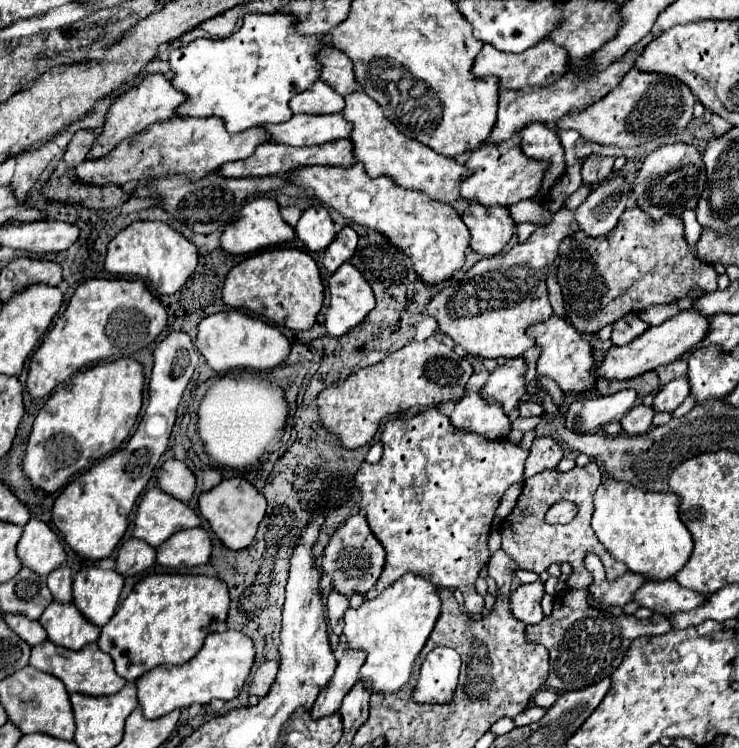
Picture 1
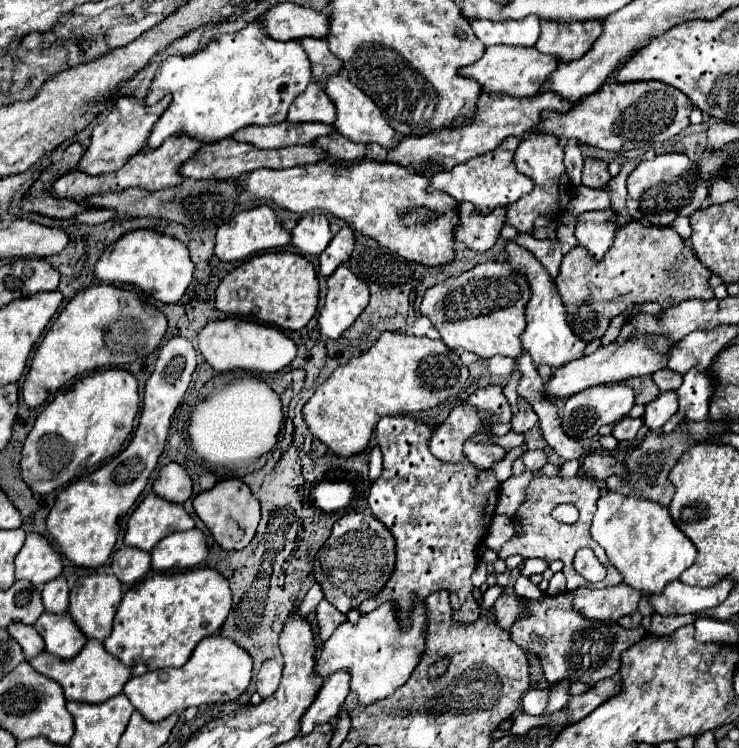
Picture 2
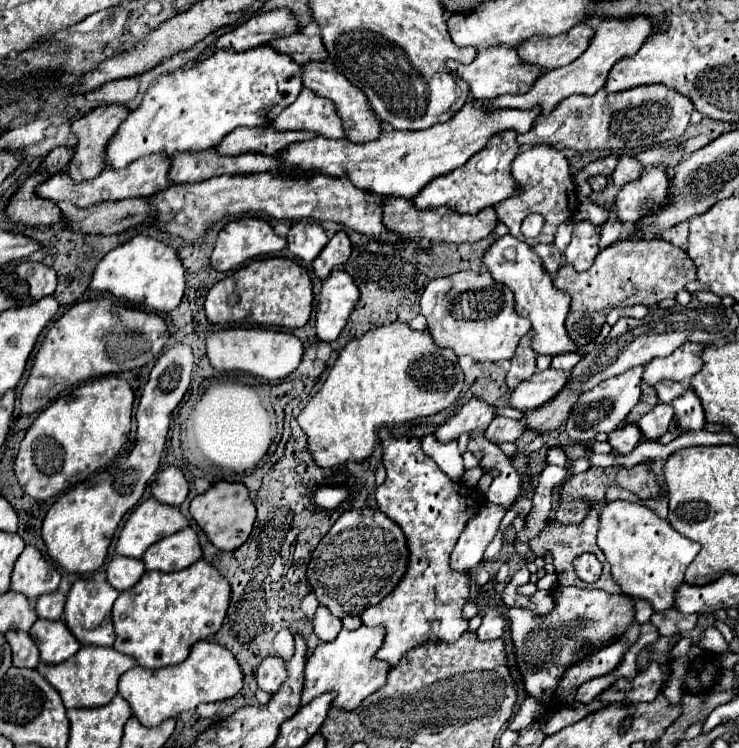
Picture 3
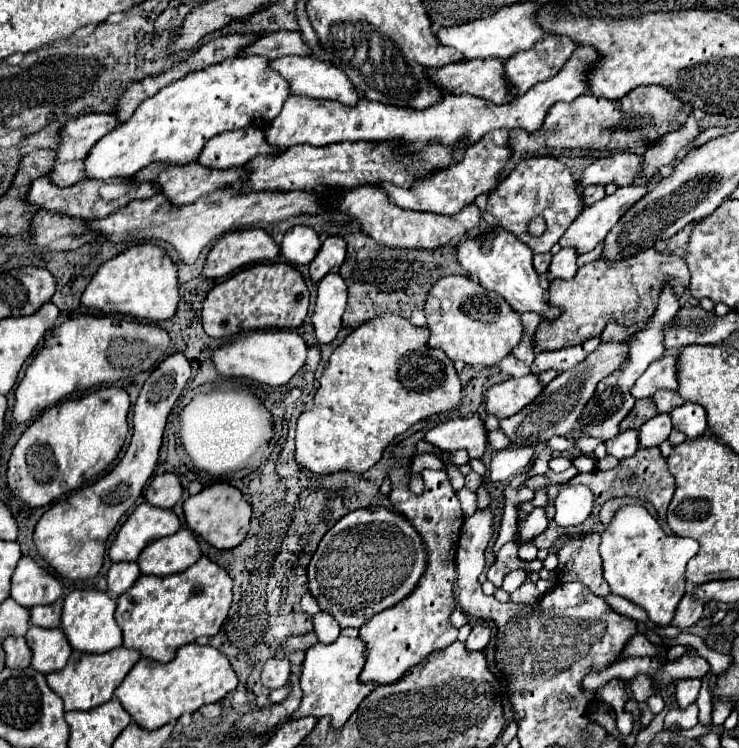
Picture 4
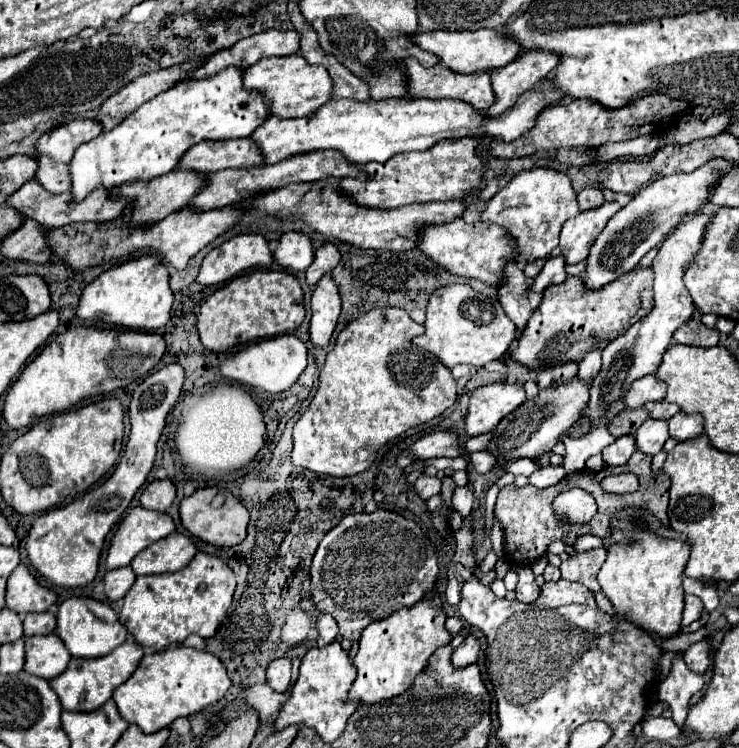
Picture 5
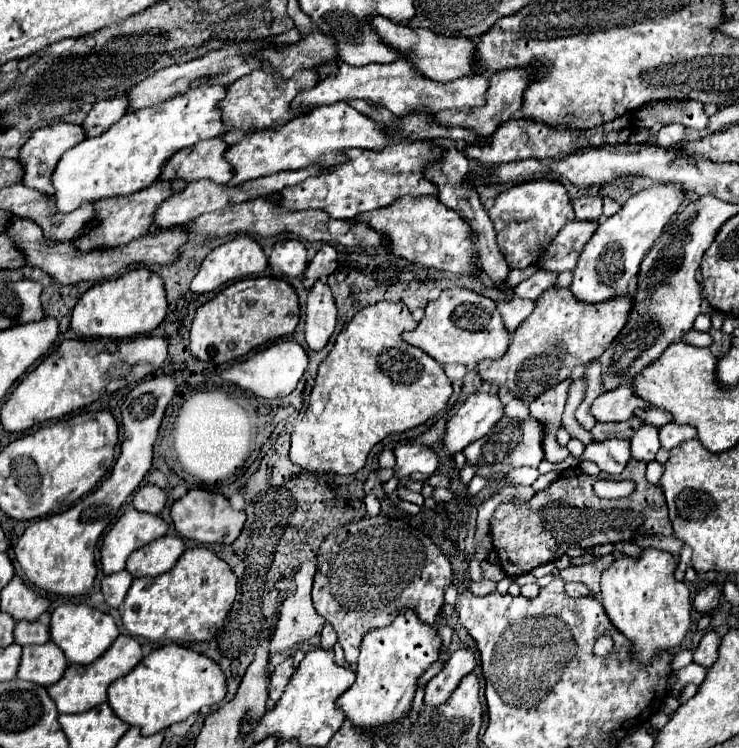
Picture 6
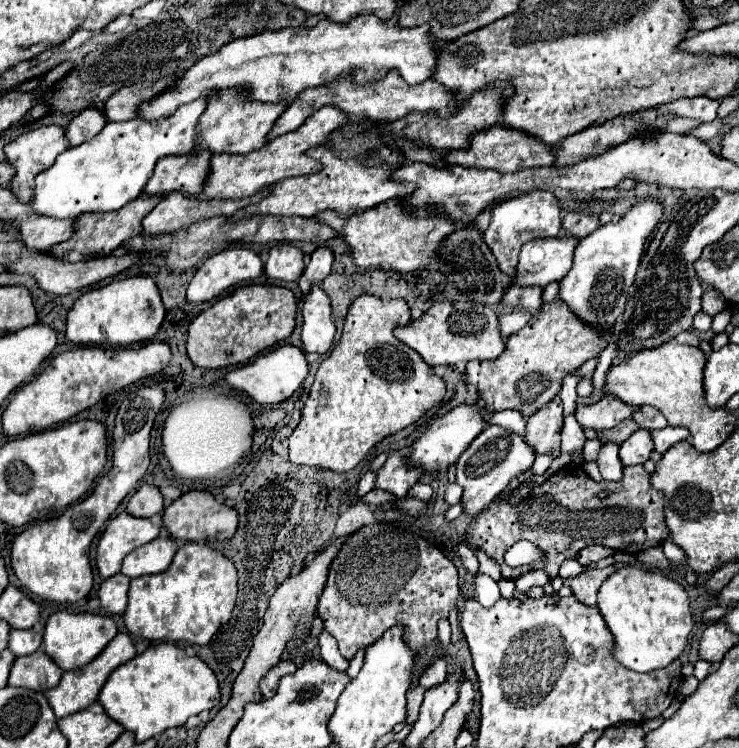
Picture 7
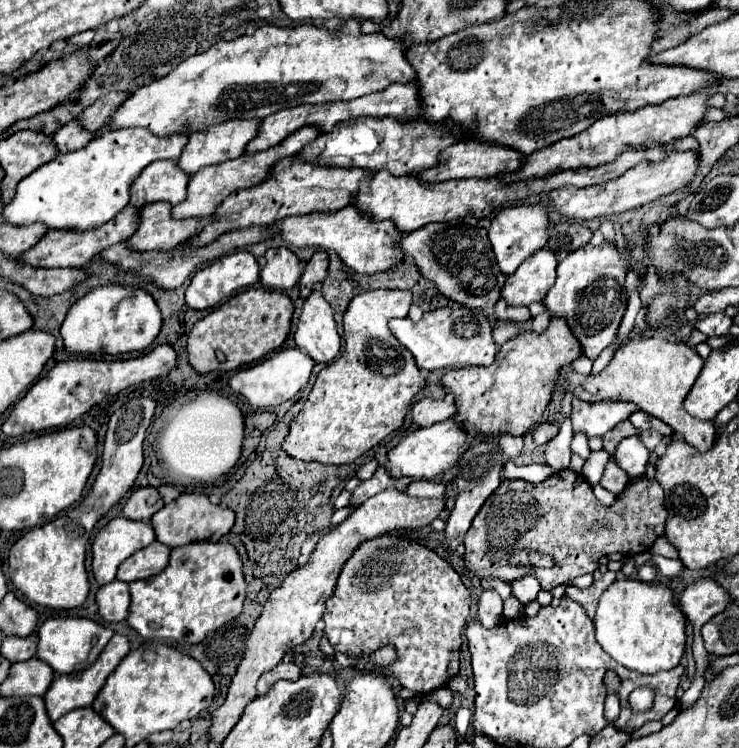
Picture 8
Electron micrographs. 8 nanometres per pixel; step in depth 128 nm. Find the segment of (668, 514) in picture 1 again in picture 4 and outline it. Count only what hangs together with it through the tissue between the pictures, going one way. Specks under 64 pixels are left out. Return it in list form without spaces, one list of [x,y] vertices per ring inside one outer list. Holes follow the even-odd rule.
[[[622,506],[610,524],[602,528],[600,556],[604,562],[604,578],[612,588],[612,594],[624,596],[630,602],[642,606],[648,618],[658,626],[668,626],[674,618],[674,610],[686,594],[686,564],[698,552],[694,538],[668,536],[656,518],[642,506]]]

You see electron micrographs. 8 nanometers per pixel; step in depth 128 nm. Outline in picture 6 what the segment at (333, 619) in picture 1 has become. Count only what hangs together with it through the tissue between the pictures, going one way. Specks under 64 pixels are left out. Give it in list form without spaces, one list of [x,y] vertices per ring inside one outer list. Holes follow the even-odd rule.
[[[326,622],[324,624],[324,628],[322,628],[322,632],[320,632],[320,636],[322,636],[322,640],[320,640],[320,646],[322,648],[334,648],[334,644],[336,644],[336,632],[334,632],[334,628]]]

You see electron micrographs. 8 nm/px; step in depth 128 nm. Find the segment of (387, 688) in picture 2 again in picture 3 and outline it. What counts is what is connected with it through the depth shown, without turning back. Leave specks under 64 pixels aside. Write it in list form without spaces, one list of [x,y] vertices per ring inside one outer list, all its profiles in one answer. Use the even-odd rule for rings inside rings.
[[[360,626],[358,630],[352,630],[352,632],[342,628],[336,640],[322,642],[306,662],[306,676],[304,676],[306,684],[302,692],[302,704],[308,704],[310,700],[314,700],[324,692],[336,690],[334,706],[340,706],[344,710],[354,710],[366,696],[382,688],[390,672],[390,664],[376,658],[376,652],[382,646],[384,636],[386,634],[382,626],[376,626],[376,628]]]

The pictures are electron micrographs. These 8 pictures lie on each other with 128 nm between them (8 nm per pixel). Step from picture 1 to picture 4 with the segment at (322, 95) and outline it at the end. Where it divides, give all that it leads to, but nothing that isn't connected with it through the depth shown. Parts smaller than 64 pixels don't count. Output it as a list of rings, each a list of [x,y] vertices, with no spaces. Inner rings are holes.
[[[590,46],[578,48],[554,78],[544,80],[542,84],[530,88],[526,94],[498,106],[490,104],[488,100],[478,100],[466,94],[464,96],[448,94],[444,102],[434,104],[426,110],[384,106],[366,98],[362,98],[356,106],[344,106],[332,100],[328,102],[328,100],[310,100],[304,96],[290,96],[284,102],[282,112],[266,130],[266,140],[278,148],[290,148],[296,144],[326,146],[334,142],[358,142],[358,140],[384,142],[384,140],[402,138],[408,150],[418,150],[430,142],[442,142],[448,146],[464,138],[478,142],[486,132],[496,128],[508,128],[508,130],[524,128],[526,132],[536,132],[542,126],[544,116],[552,104],[574,100],[576,96],[582,96],[590,90],[588,72],[596,66],[598,60],[600,56],[594,48]]]

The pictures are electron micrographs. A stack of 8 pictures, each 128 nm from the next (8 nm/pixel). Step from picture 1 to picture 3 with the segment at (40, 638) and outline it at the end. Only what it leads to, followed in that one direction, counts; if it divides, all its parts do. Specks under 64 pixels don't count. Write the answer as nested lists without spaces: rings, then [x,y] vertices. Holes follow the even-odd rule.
[[[10,630],[10,632],[6,632],[6,640],[12,646],[14,666],[24,666],[24,668],[36,668],[38,666],[40,652],[38,652],[38,646],[30,638],[28,632],[24,632],[24,630]]]

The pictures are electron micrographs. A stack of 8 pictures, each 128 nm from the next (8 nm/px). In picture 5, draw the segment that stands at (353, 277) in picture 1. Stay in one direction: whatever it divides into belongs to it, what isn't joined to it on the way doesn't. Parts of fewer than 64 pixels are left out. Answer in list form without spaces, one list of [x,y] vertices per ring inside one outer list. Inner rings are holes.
[[[324,276],[312,292],[312,322],[310,340],[316,346],[326,346],[332,338],[340,316],[340,292],[330,276]]]

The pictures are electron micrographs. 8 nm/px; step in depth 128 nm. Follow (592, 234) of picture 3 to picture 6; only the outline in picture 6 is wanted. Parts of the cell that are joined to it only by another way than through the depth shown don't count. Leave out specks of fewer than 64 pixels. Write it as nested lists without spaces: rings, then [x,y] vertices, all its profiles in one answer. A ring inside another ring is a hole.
[[[536,272],[534,276],[530,276],[528,280],[524,280],[522,284],[518,284],[514,288],[514,294],[518,298],[530,298],[530,300],[538,300],[538,296],[552,288],[556,284],[556,278],[558,274],[556,272]]]

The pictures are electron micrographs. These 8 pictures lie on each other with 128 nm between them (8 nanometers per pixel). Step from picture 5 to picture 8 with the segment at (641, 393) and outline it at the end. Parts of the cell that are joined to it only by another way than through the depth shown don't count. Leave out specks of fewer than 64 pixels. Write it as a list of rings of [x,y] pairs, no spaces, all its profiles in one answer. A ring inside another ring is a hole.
[[[572,400],[572,426],[576,432],[584,432],[588,438],[604,436],[618,422],[628,420],[630,414],[640,408],[630,402],[596,402],[588,404],[584,400]]]

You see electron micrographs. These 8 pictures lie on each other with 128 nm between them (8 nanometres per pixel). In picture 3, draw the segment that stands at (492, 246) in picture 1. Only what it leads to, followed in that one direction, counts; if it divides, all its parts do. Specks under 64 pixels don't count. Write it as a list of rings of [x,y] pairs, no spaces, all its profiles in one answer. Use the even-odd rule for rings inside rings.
[[[388,196],[384,204],[384,226],[404,238],[428,238],[428,240],[442,240],[442,242],[478,242],[494,232],[498,224],[498,214],[494,208],[484,208],[478,214],[458,214],[452,208],[438,208],[438,210],[420,210],[414,208],[410,198],[394,198]]]

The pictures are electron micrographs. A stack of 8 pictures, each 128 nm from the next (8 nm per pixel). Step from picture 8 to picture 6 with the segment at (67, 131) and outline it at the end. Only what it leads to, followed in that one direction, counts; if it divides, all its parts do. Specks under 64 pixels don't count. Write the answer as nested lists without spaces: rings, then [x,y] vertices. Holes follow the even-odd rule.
[[[122,94],[112,100],[100,100],[92,106],[90,114],[86,116],[82,128],[86,130],[86,136],[94,138],[98,134],[104,134],[114,122],[118,122],[128,112],[128,96]]]

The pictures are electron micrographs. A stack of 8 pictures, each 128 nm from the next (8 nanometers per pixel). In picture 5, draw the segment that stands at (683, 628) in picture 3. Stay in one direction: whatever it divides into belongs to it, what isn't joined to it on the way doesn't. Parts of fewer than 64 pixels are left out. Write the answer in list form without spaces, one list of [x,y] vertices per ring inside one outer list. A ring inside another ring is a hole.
[[[686,594],[686,596],[684,596],[684,614],[682,614],[682,624],[688,626],[688,624],[692,624],[694,620],[698,620],[700,614],[702,614],[702,610],[704,610],[702,600],[700,600],[698,596],[690,596],[690,594]]]

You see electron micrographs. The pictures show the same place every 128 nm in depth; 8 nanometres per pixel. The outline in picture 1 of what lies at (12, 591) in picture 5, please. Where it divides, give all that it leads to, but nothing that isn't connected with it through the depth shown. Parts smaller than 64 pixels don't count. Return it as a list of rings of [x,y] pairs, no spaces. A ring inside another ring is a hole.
[[[30,518],[18,542],[18,558],[36,574],[46,576],[64,564],[66,552],[56,532],[40,518]]]

